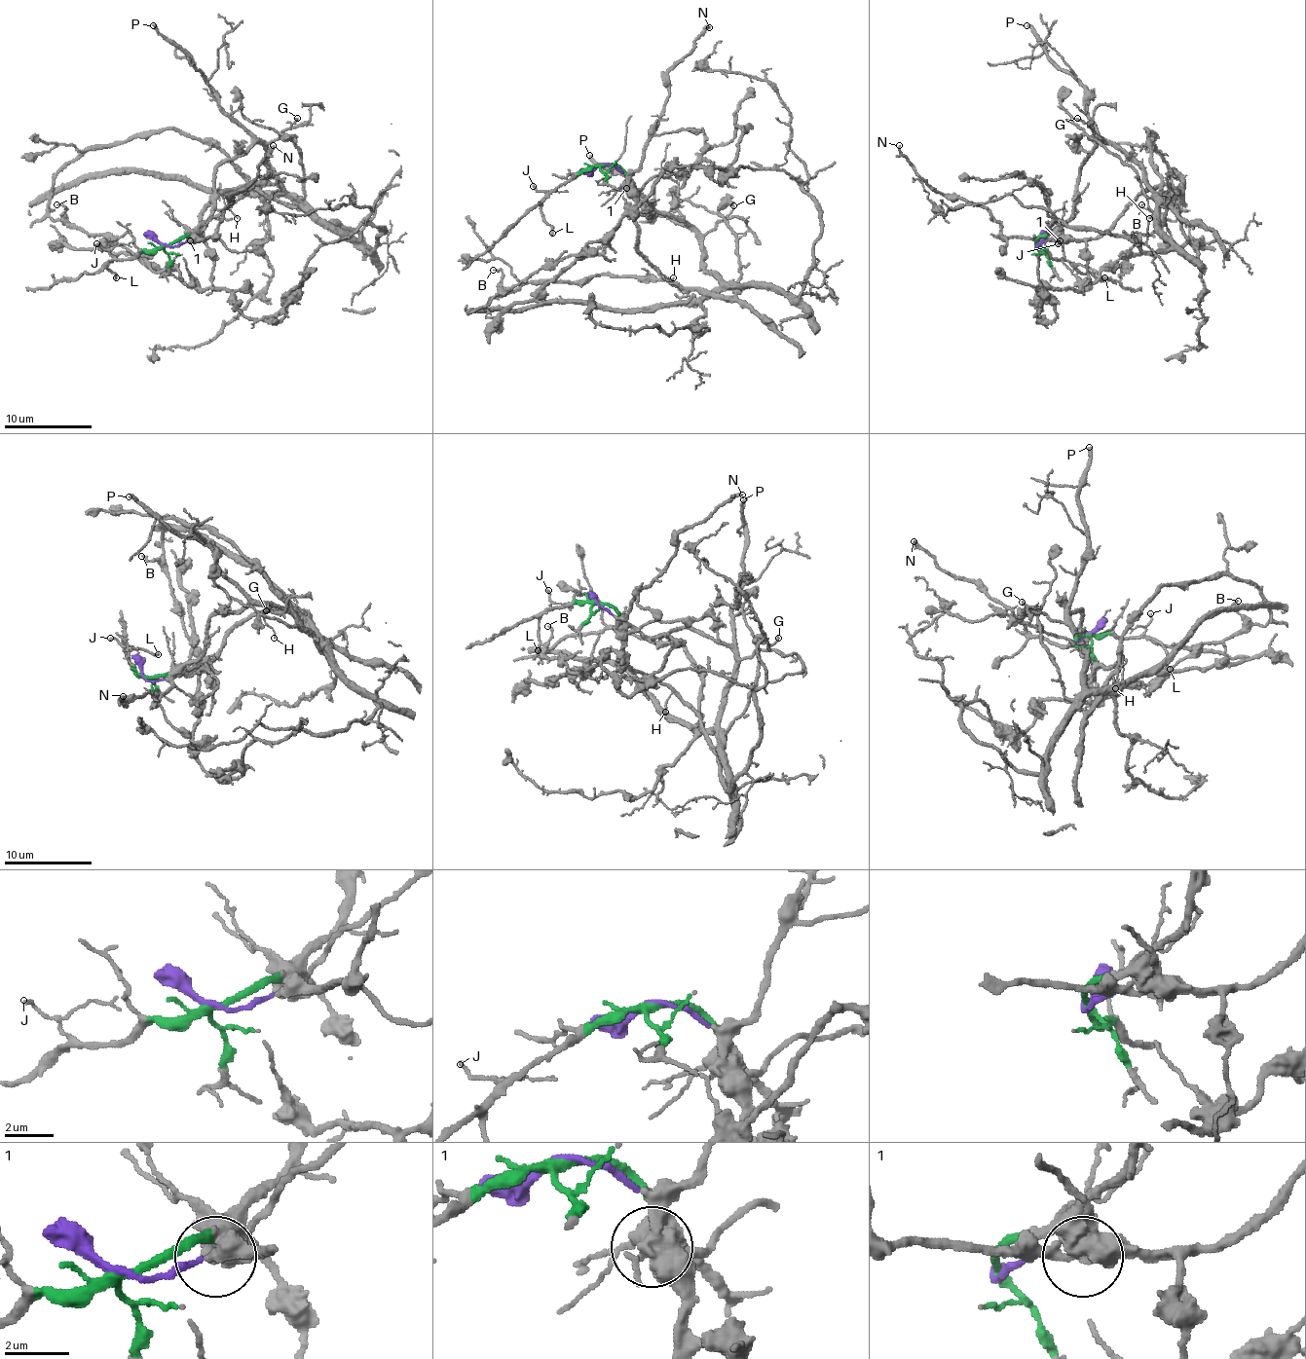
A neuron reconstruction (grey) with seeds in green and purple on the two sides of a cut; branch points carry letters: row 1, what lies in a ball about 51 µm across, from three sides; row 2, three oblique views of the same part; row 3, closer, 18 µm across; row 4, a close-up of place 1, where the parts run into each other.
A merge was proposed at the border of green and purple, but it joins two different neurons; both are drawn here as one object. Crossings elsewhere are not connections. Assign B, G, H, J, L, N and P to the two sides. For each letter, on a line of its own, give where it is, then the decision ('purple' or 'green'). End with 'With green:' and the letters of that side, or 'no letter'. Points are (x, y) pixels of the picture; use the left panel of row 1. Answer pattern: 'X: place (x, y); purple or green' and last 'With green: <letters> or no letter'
B: place (56, 204); purple
G: place (297, 118); green
H: place (237, 218); purple
J: place (96, 243); green
L: place (116, 277); green
N: place (273, 145); purple
P: place (153, 25); green
With green: G, J, L, P

